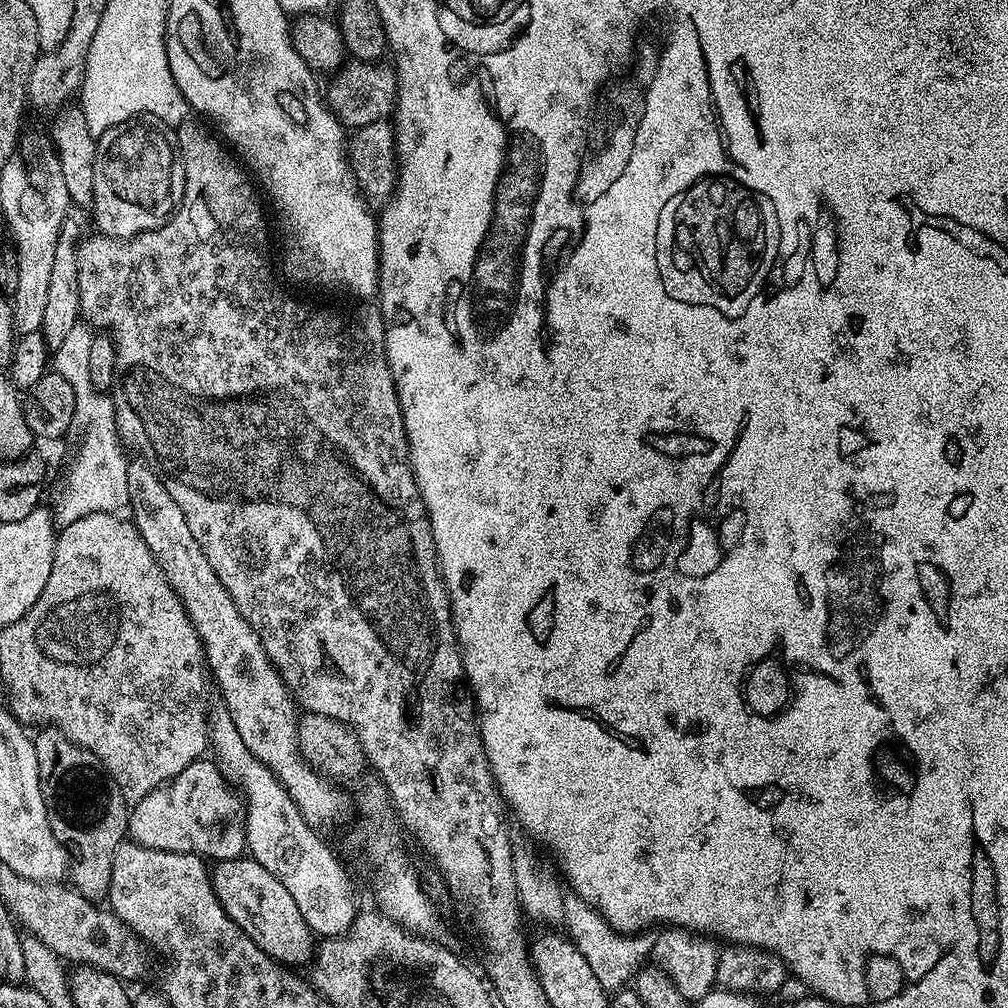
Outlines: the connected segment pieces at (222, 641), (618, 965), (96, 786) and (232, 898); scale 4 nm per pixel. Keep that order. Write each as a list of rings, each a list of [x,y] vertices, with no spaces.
[[[139,458],[128,463],[127,492],[133,524],[142,534],[150,554],[154,554],[162,574],[166,574],[170,586],[183,602],[204,643],[211,679],[215,687],[216,684],[220,687],[220,696],[224,699],[221,700],[222,706],[238,729],[242,746],[246,746],[254,758],[276,775],[310,827],[325,830],[342,823],[351,812],[353,815],[353,797],[351,800],[342,789],[335,788],[332,785],[335,783],[308,764],[300,753],[296,729],[298,705],[284,684],[280,671],[270,662],[262,646],[262,638],[258,638],[254,626],[240,616],[226,586],[218,582],[218,574],[214,574],[206,554],[202,554],[202,546],[195,541],[175,493],[147,461]]]
[[[576,893],[565,895],[563,902],[563,927],[570,941],[590,965],[590,970],[597,975],[599,984],[605,991],[612,992],[625,987],[652,954],[657,942],[657,931],[647,929],[643,933],[620,933],[606,923],[600,912],[594,910]]]
[[[44,726],[35,733],[34,743],[38,758],[38,774],[42,786],[42,798],[46,802],[46,814],[54,838],[68,851],[70,857],[70,884],[88,900],[100,902],[107,897],[114,854],[128,836],[130,805],[120,792],[120,787],[102,766],[102,762],[90,750],[78,746],[67,734],[55,726]]]
[[[221,860],[211,869],[212,889],[224,913],[235,922],[265,954],[281,966],[307,965],[314,955],[314,933],[302,918],[290,890],[278,882],[257,860]]]

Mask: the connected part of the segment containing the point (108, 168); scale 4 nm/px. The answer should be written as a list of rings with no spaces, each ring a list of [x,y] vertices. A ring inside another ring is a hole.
[[[142,115],[130,118],[126,122],[118,122],[118,126],[110,126],[110,130],[106,130],[98,137],[96,140],[96,161],[94,162],[94,198],[90,214],[96,218],[96,224],[100,227],[97,229],[103,235],[116,236],[119,240],[128,240],[132,236],[154,230],[172,218],[173,212],[176,211],[180,201],[184,199],[184,159],[180,153],[180,143],[176,133],[177,129],[171,124],[162,122],[162,118]]]

